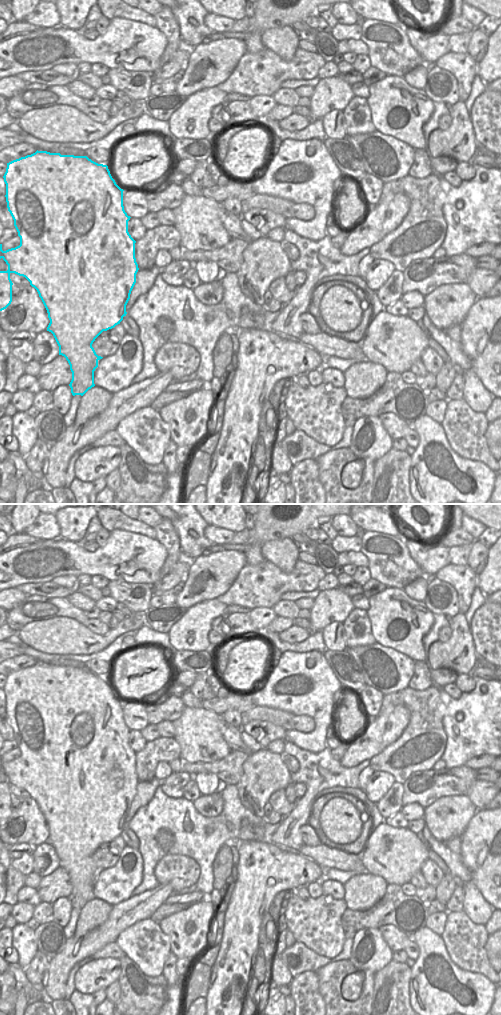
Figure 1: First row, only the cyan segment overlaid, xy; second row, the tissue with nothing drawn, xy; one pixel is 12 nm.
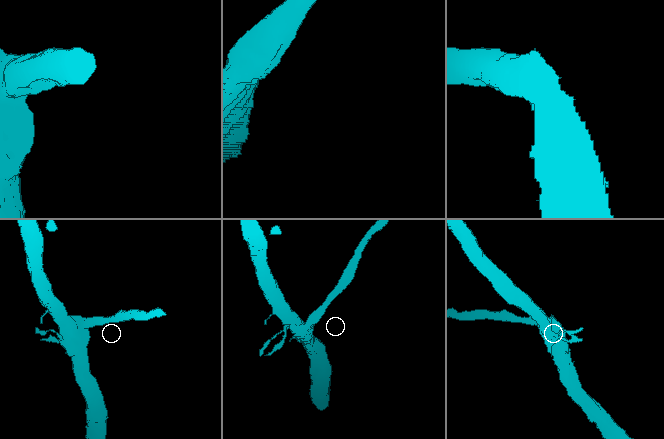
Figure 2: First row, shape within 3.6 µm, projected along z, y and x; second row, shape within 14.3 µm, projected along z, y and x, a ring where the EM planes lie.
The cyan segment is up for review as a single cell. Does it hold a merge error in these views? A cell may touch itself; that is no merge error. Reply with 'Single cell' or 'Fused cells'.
Fused cells

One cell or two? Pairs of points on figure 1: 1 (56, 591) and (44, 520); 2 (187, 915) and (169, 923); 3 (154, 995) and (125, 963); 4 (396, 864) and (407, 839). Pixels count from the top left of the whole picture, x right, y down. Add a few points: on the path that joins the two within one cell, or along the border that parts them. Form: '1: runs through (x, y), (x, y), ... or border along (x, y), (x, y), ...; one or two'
1: border along (59, 537), (44, 540); two
2: runs through (183, 916), (173, 923); one
3: runs through (145, 992), (131, 978), (130, 972); one
4: runs through (396, 858), (396, 854), (402, 845); one

